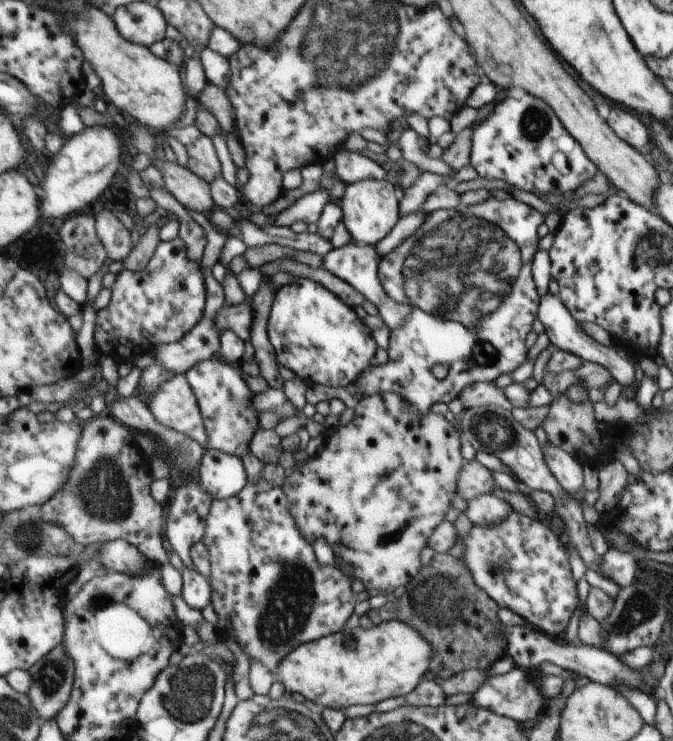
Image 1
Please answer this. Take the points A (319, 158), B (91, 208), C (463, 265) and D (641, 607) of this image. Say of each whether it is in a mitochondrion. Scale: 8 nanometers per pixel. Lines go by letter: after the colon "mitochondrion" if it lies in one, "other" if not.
A: other
B: other
C: mitochondrion
D: mitochondrion

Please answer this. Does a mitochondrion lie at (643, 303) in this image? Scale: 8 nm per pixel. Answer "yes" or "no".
no

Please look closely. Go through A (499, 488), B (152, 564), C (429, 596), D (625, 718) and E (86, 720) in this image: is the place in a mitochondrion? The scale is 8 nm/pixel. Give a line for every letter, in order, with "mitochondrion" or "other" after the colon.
A: other
B: other
C: mitochondrion
D: other
E: other

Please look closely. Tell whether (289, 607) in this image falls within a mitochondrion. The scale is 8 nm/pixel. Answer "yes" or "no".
yes

